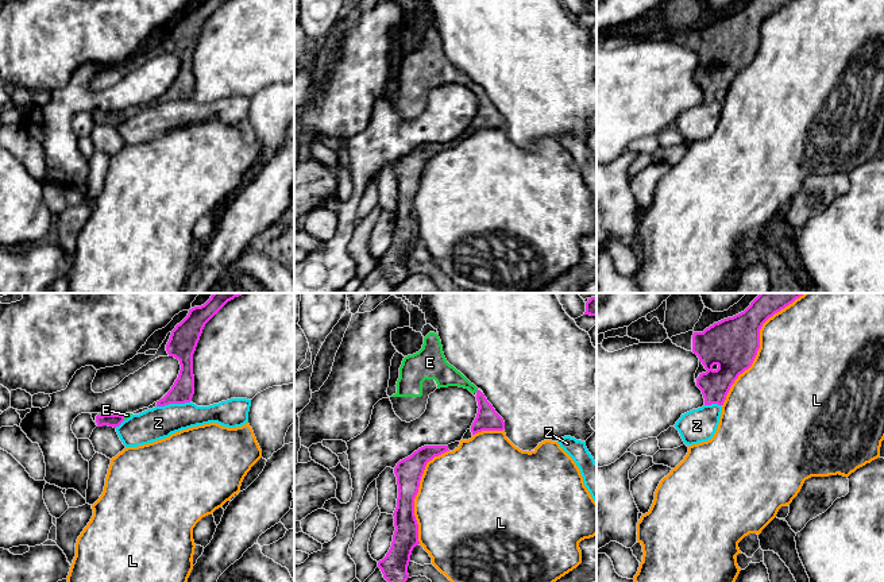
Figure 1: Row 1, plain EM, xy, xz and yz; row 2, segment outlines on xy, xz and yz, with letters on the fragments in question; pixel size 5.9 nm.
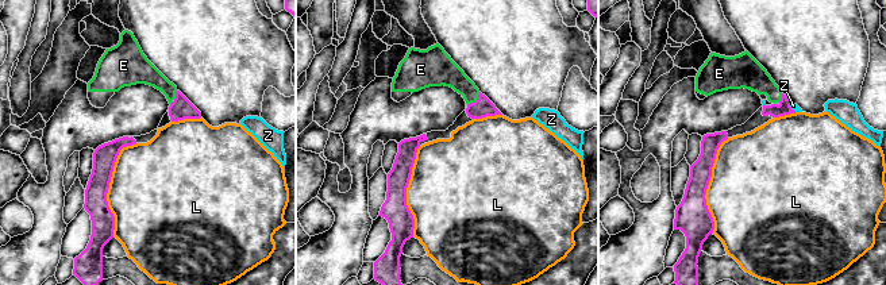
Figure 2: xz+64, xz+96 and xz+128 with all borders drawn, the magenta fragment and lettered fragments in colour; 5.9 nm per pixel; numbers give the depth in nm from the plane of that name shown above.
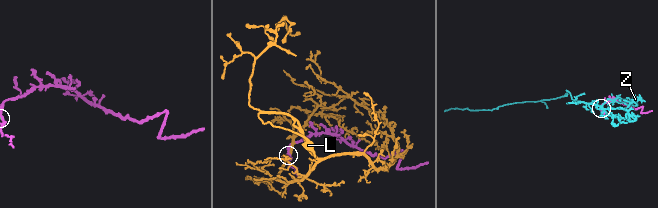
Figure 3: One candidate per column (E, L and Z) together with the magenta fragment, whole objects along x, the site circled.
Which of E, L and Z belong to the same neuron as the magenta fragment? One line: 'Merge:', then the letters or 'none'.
Merge: E

